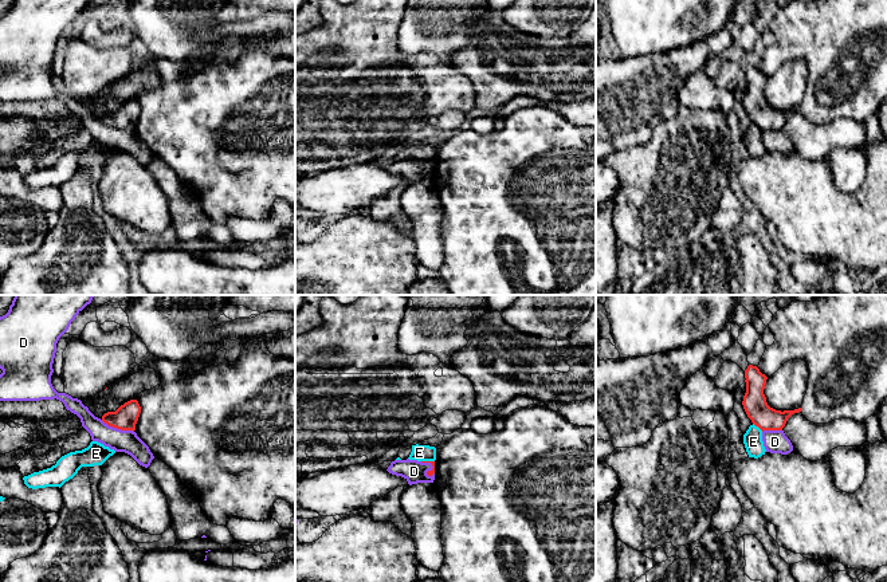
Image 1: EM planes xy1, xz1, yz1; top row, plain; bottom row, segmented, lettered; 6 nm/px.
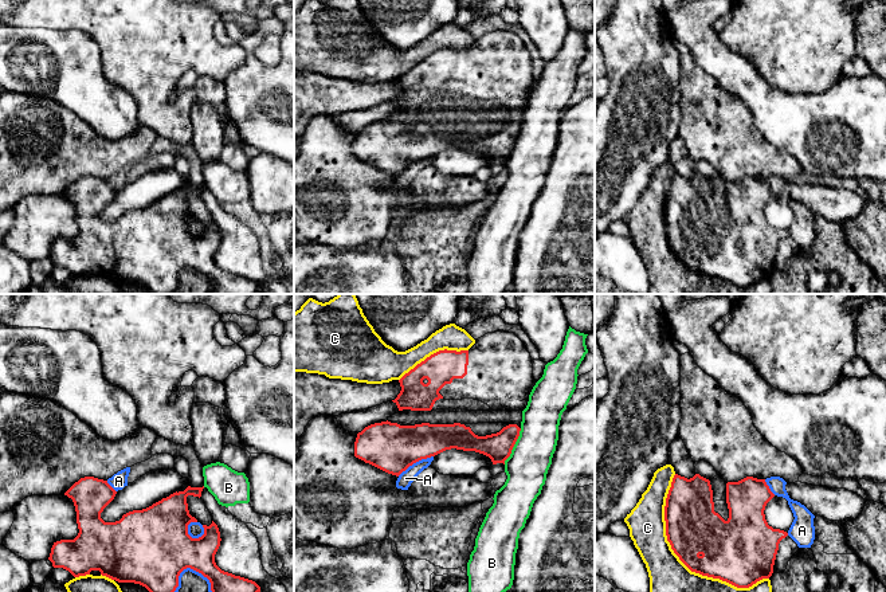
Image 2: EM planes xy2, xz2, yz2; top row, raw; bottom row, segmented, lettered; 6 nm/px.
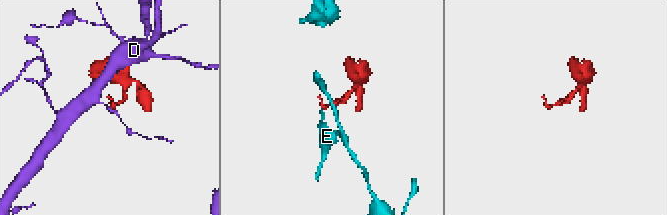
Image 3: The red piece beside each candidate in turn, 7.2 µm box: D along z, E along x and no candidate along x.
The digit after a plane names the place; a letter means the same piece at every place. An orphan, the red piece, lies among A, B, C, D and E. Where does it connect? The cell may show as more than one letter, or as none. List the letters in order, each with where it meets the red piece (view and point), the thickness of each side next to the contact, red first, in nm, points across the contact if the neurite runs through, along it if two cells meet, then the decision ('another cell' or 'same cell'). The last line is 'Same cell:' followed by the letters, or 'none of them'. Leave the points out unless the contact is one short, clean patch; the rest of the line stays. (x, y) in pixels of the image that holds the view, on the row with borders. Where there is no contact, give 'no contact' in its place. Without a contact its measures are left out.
A: contact xy2 (187, 532); calibres 460 and 100 nm; another cell
B: contact xz2 (513, 446); calibres 160 and 260 nm; border xz2 (521, 428), (512, 453), (504, 463); another cell
C: contact yz2 (682, 561); calibres 320 and 220 nm; another cell
D: contact xy1 (117, 428); calibres 150 and 140 nm; border xy1 (101, 420), (109, 425), (133, 432); another cell
E: contact yz1 (758, 427); calibres 140 and 110 nm; border yz1 (753, 423), (762, 431); another cell
Same cell: none of them

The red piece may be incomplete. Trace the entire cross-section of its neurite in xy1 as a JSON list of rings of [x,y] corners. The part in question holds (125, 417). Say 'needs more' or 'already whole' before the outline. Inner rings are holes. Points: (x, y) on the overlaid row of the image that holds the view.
already whole | [[[130,400],[121,405],[115,412],[107,412],[102,416],[102,421],[109,426],[121,430],[136,430],[136,424],[141,413],[137,400]]]

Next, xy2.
already whole | [[[94,477],[81,478],[64,493],[74,502],[79,533],[74,540],[54,542],[48,560],[54,568],[63,568],[74,577],[99,571],[102,576],[118,583],[140,584],[149,592],[175,592],[179,576],[187,568],[207,577],[212,592],[260,592],[255,581],[224,572],[216,565],[215,554],[222,538],[213,521],[209,526],[203,525],[201,537],[192,538],[188,534],[188,525],[197,520],[189,514],[187,497],[200,498],[203,489],[204,486],[188,486],[184,491],[176,491],[146,509],[124,514],[119,521],[105,522],[101,513],[114,499],[117,491],[107,481]]]

